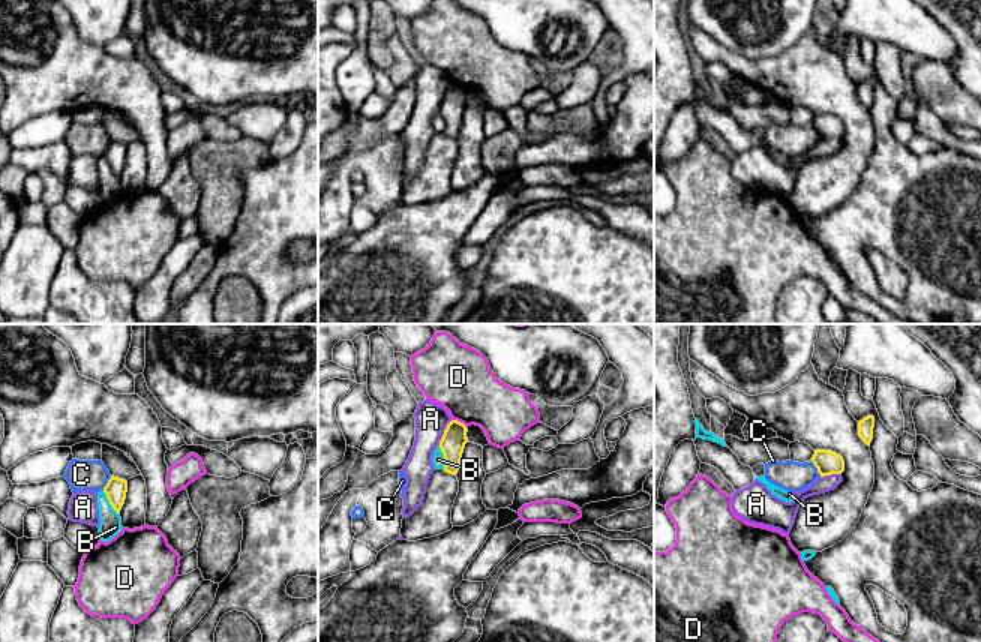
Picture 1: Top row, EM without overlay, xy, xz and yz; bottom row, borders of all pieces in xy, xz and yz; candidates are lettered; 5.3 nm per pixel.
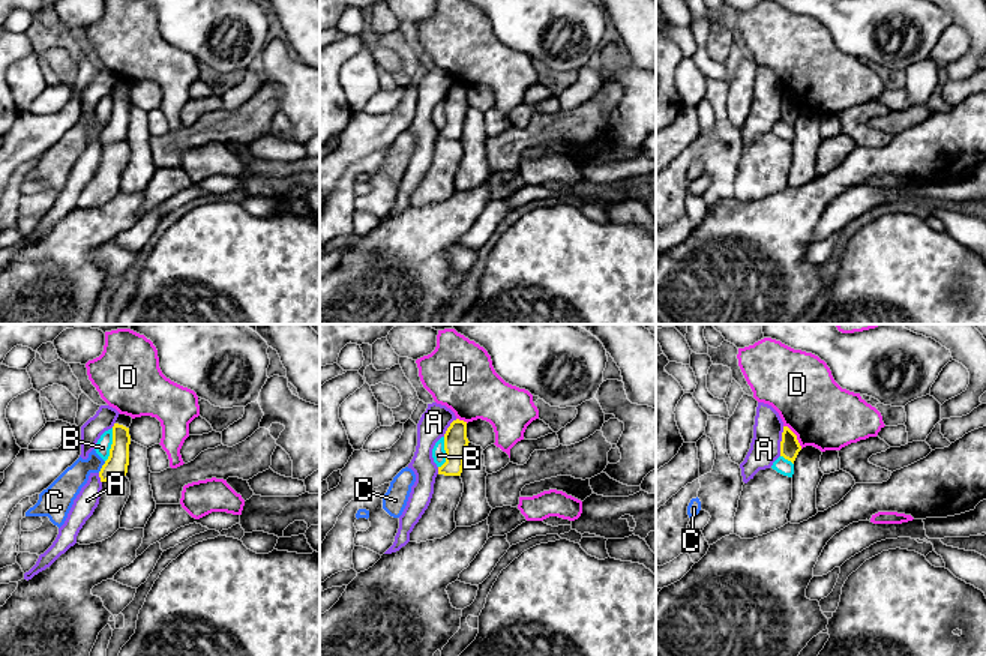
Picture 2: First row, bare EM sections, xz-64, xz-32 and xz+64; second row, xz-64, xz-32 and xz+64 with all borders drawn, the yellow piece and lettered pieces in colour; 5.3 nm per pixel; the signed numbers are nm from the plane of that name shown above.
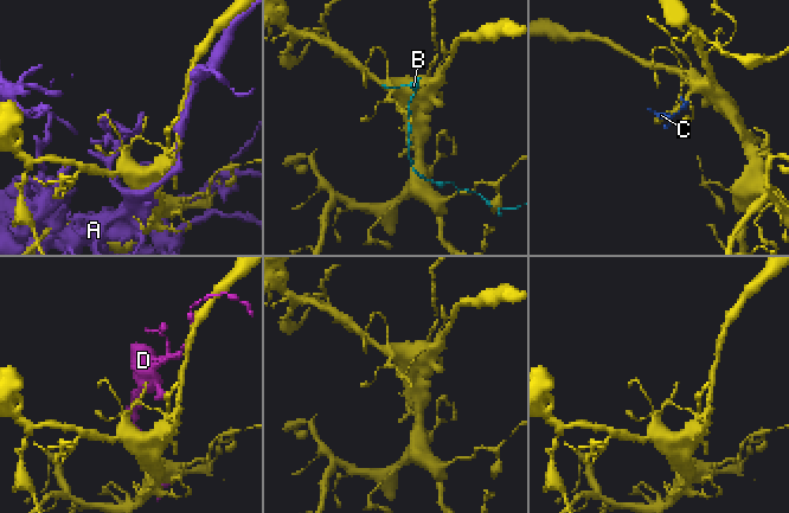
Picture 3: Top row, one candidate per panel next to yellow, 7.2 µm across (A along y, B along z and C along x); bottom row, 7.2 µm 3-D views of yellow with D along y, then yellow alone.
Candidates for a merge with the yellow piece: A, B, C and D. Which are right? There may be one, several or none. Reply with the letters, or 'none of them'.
none of them

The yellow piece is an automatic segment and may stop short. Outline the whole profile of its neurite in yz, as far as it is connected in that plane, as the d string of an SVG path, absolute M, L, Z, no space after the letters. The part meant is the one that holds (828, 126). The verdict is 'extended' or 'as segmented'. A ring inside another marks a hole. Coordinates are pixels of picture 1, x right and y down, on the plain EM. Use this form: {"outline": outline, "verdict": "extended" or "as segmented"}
{"outline": "M814 114L812 126L818 132L820 141L842 138L844 135L843 122L831 114Z", "verdict": "as segmented"}

